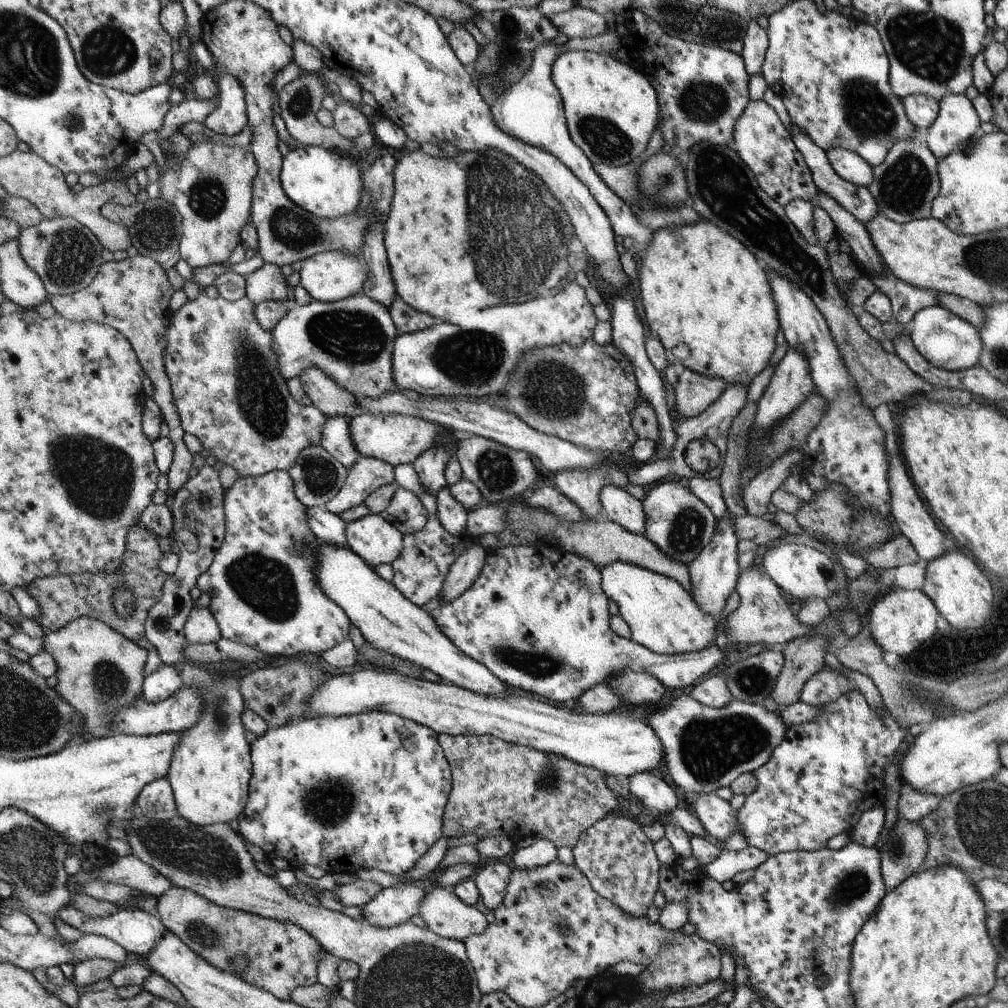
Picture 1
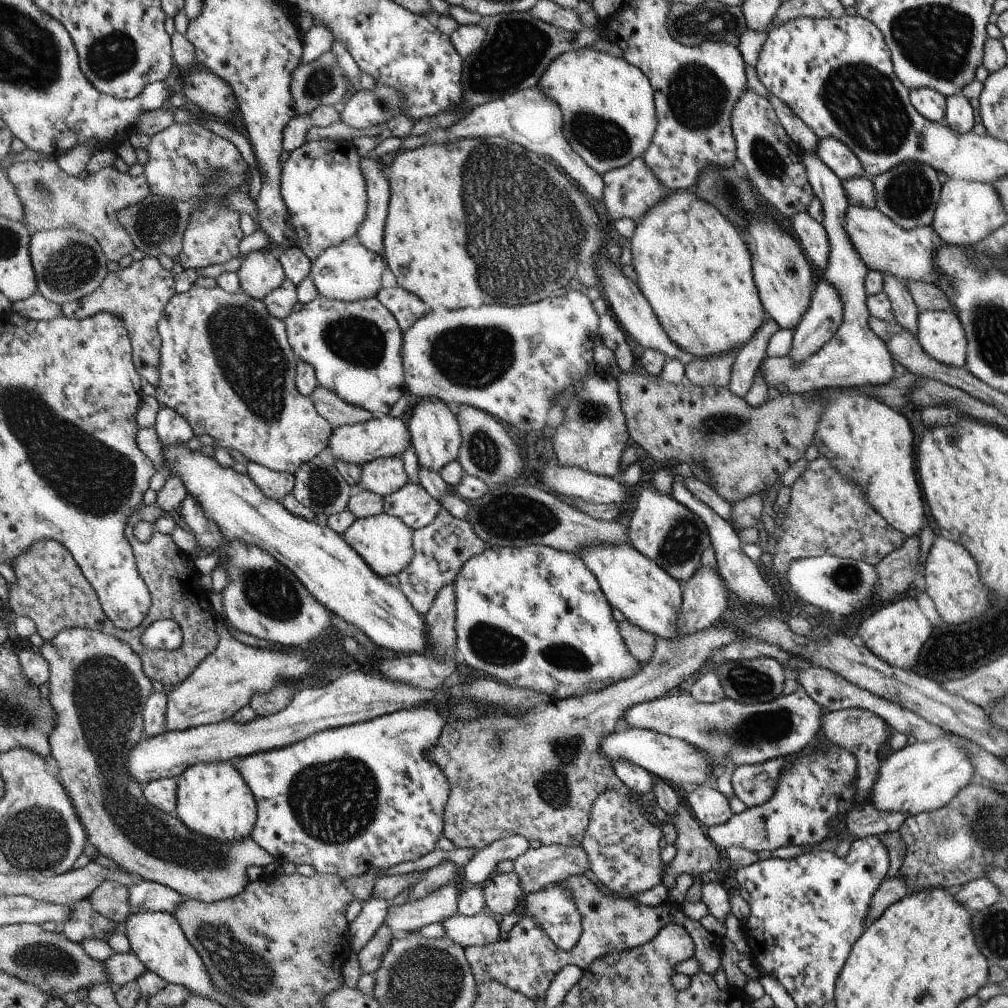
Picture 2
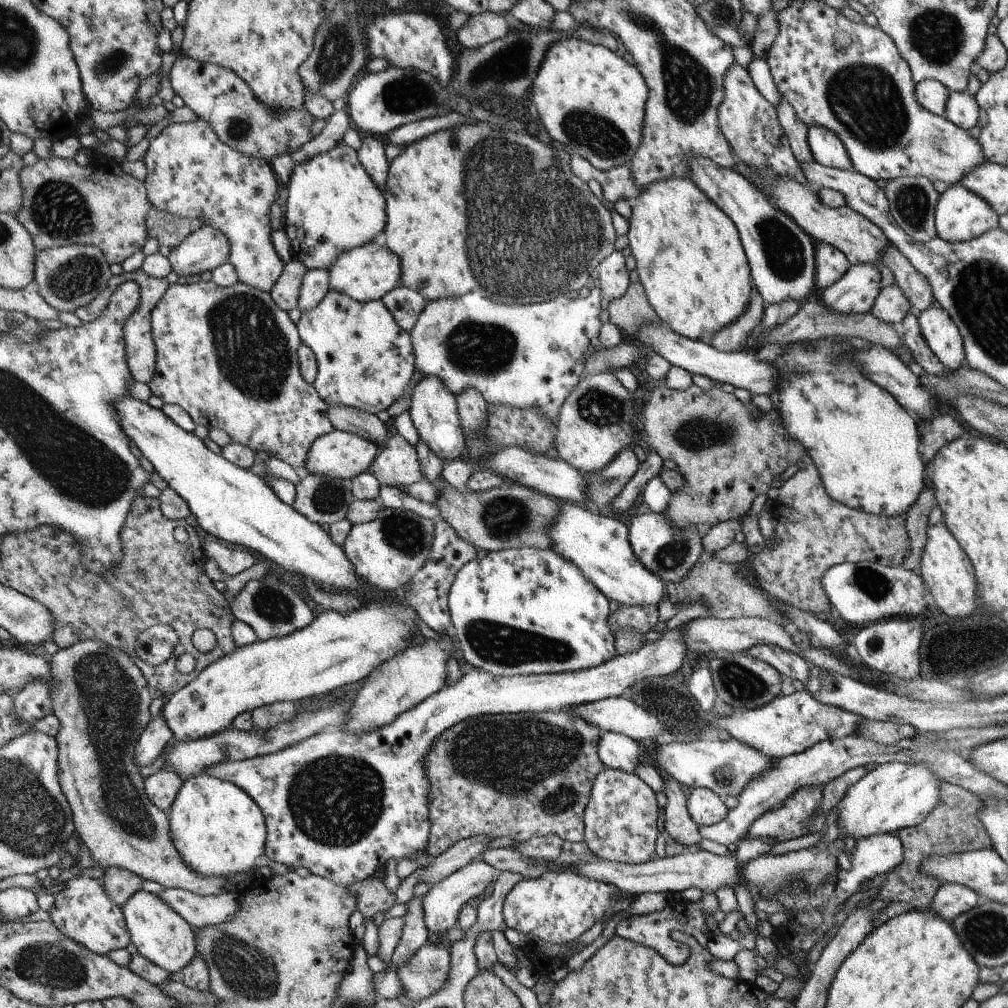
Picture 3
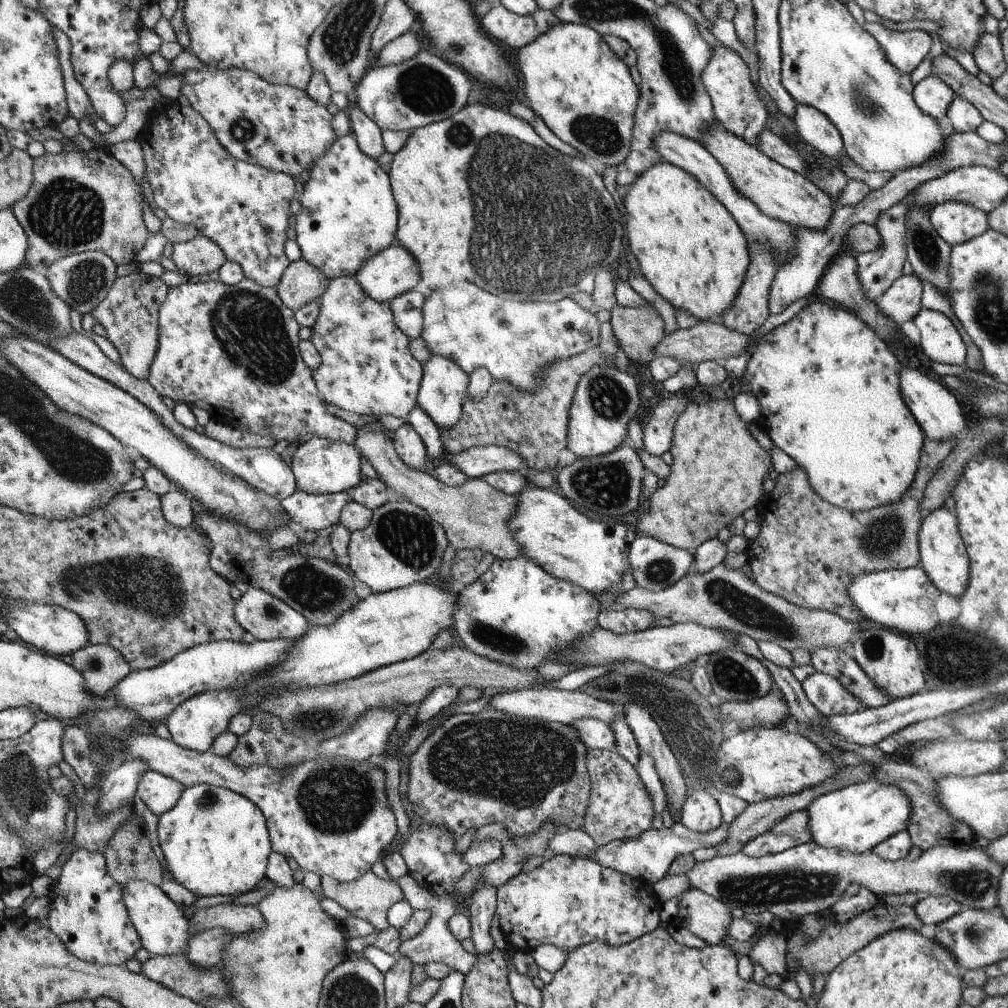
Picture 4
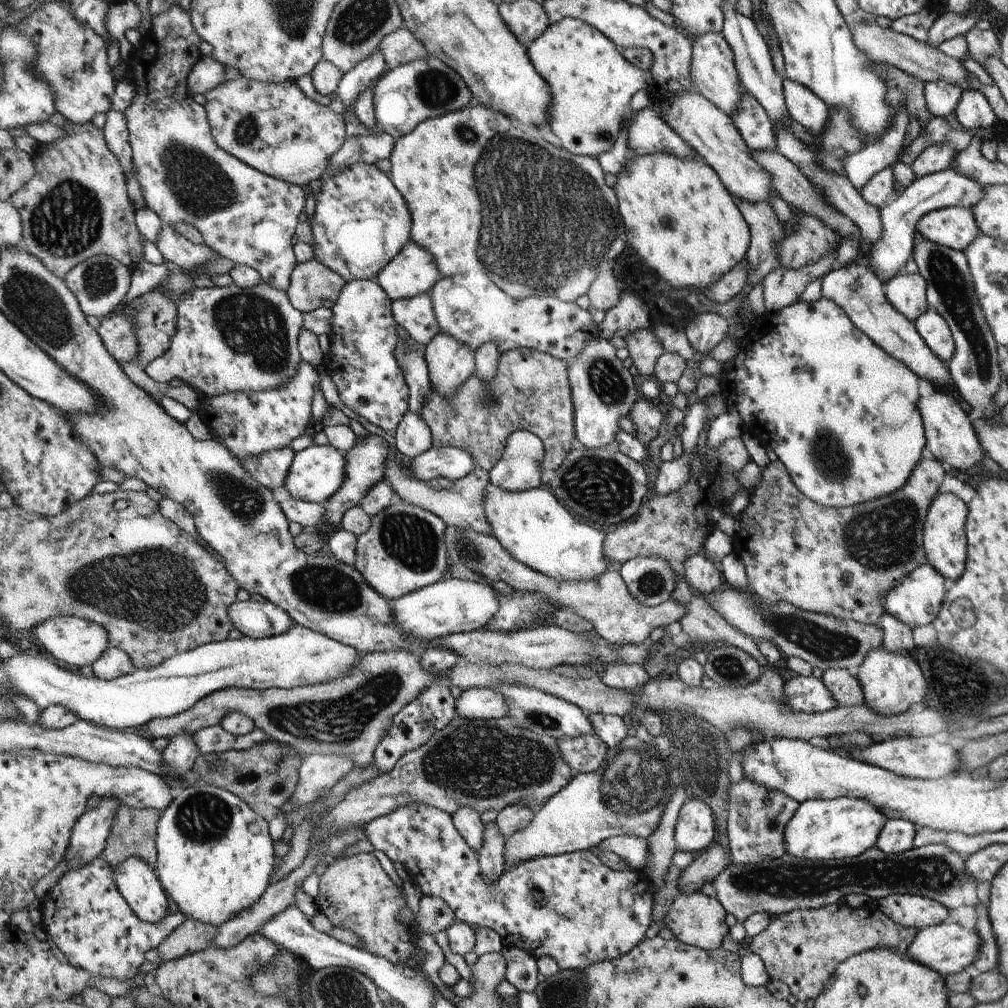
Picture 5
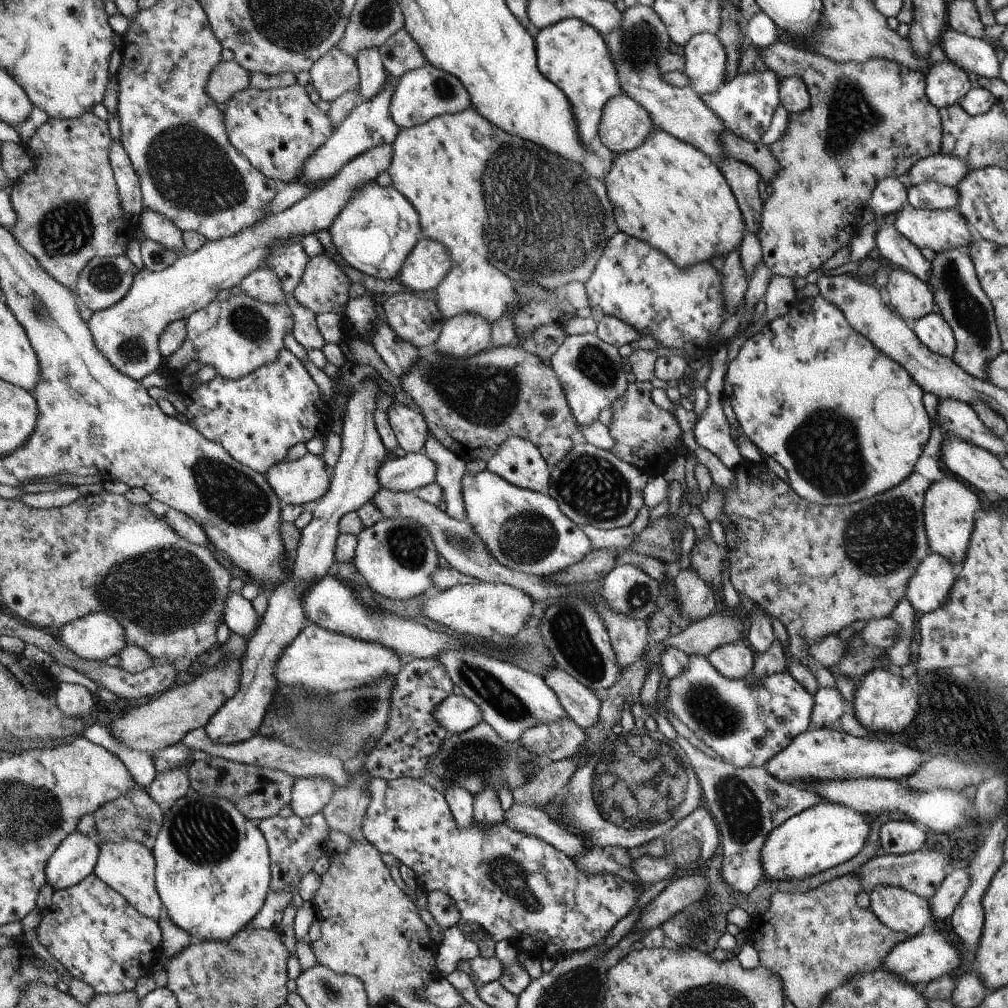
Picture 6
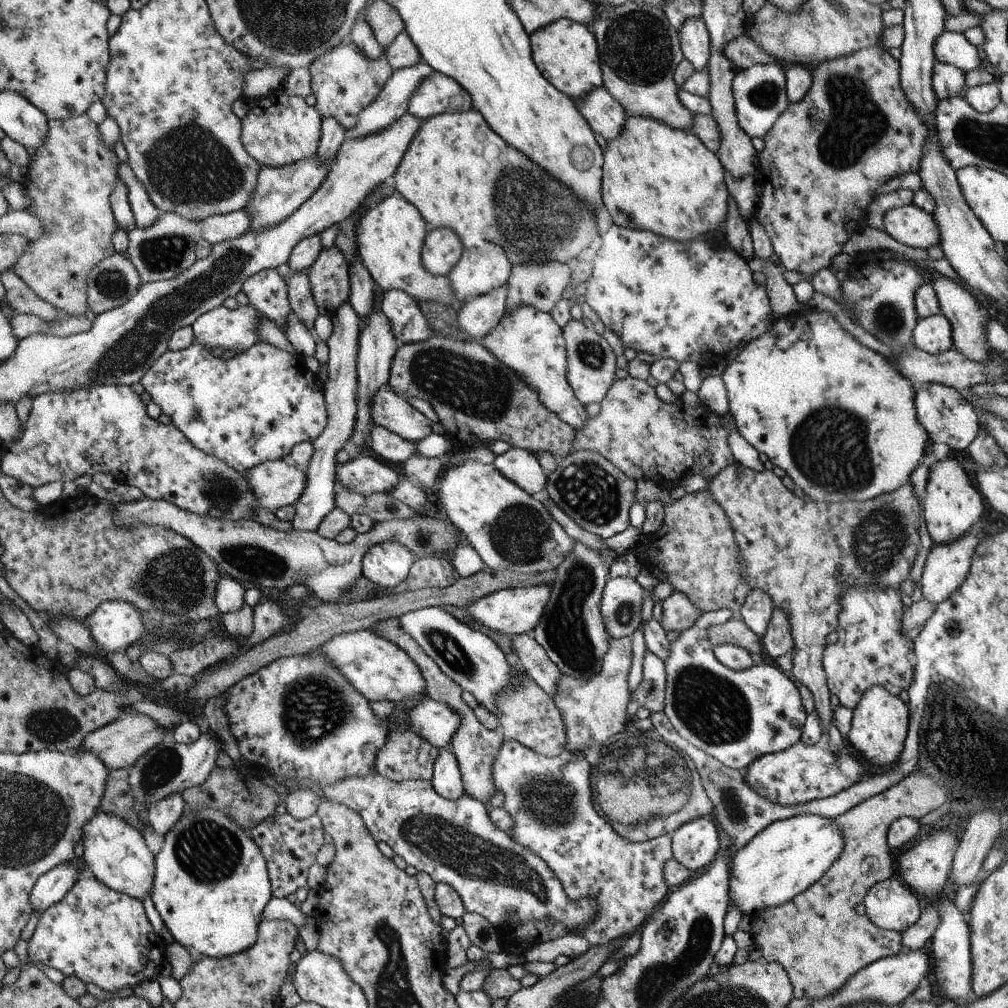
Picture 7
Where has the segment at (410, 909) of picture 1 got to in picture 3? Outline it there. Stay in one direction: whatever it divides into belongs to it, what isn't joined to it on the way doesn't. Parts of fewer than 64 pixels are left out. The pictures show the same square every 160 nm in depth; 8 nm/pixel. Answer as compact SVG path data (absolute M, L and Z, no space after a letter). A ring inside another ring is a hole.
M476 859L437 882L424 895L422 906L425 925L429 932L432 932L438 938L439 941L436 946L446 947L451 950L453 944L446 939L446 932L457 925L457 918L462 907L470 900L474 900L484 894L488 884L495 882L498 873L498 870L490 866L484 859Z

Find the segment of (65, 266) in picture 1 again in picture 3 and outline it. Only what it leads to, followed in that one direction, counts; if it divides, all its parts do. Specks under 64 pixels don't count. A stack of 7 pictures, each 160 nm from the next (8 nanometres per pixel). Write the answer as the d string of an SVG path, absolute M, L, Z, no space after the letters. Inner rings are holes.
M68 245L35 253L35 281L42 298L57 311L75 312L90 305L106 290L112 274L100 247L94 245Z

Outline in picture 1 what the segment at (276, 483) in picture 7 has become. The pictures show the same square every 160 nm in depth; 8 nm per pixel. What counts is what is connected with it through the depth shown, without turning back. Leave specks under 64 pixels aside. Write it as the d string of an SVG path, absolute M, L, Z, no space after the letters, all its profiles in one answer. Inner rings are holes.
M359 412L351 418L352 442L357 446L359 455L378 458L388 462L392 467L413 464L426 450L432 446L452 444L456 450L460 446L462 434L456 434L436 422L423 420L409 415L370 414Z

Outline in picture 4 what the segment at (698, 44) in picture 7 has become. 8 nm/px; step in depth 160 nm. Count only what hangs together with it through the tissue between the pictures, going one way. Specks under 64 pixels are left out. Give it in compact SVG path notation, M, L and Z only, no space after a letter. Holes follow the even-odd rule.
M723 44L711 47L711 51L712 58L702 74L702 81L714 103L715 120L732 134L758 147L759 134L766 129L766 120L770 114L767 106L755 91L755 84L750 78L750 70L736 51Z

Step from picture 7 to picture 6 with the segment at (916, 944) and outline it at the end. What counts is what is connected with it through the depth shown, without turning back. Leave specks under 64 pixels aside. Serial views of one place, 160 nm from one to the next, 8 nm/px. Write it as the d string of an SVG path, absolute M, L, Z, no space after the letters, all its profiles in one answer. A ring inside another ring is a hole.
M967 868L954 869L951 874L945 876L934 896L927 899L936 922L946 920L954 912L956 905L964 896L969 882Z

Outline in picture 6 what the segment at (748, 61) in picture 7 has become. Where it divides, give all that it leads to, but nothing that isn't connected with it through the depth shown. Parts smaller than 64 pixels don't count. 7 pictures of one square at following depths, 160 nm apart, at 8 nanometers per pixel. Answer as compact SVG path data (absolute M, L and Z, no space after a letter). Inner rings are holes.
M782 41L771 44L767 47L760 47L759 57L764 61L765 66L775 71L778 75L800 77L807 85L811 95L811 105L809 109L799 113L789 113L787 118L787 127L782 137L768 146L770 152L774 155L779 164L777 175L768 183L772 186L772 193L766 200L763 200L763 209L761 212L760 228L757 232L761 244L761 251L765 265L774 275L796 278L803 276L809 279L818 275L826 264L826 260L831 259L840 248L851 244L854 236L860 232L860 227L856 224L855 215L862 212L862 208L870 201L871 193L876 189L878 182L885 178L895 178L907 174L908 169L920 159L938 154L941 152L942 125L939 109L936 108L926 96L925 75L926 73L918 69L912 70L900 63L883 58L873 58L863 63L852 61L839 63L825 57L810 53L804 49L791 47Z

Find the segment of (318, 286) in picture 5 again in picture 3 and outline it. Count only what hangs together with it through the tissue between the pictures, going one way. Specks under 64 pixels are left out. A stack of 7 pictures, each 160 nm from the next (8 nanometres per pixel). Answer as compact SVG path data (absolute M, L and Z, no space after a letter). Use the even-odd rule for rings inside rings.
M296 258L287 264L286 269L282 271L282 276L278 278L270 292L281 309L287 312L298 307L303 282L308 272L308 266Z

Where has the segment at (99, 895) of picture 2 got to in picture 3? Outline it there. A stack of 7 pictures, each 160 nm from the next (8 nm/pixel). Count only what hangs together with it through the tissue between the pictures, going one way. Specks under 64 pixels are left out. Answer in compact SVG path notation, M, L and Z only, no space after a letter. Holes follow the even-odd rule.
M122 867L106 869L103 879L106 894L114 904L121 907L135 892L141 889L144 881L139 874Z

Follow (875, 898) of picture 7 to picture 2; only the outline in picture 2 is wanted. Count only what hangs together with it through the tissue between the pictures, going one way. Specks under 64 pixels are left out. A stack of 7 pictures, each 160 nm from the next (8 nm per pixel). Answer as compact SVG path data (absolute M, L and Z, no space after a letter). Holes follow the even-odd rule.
M986 878L974 879L953 890L953 897L969 912L992 906L1000 898L999 890Z

